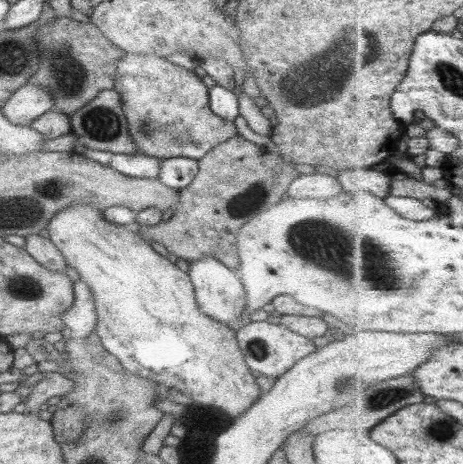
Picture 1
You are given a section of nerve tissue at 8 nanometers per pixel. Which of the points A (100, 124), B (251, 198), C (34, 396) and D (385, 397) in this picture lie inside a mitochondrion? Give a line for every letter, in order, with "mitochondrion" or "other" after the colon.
A: mitochondrion
B: mitochondrion
C: other
D: mitochondrion

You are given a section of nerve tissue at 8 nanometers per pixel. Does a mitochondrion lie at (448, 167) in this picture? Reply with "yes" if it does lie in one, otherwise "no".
no

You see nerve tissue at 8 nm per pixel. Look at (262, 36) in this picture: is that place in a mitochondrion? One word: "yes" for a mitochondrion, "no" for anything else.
no

